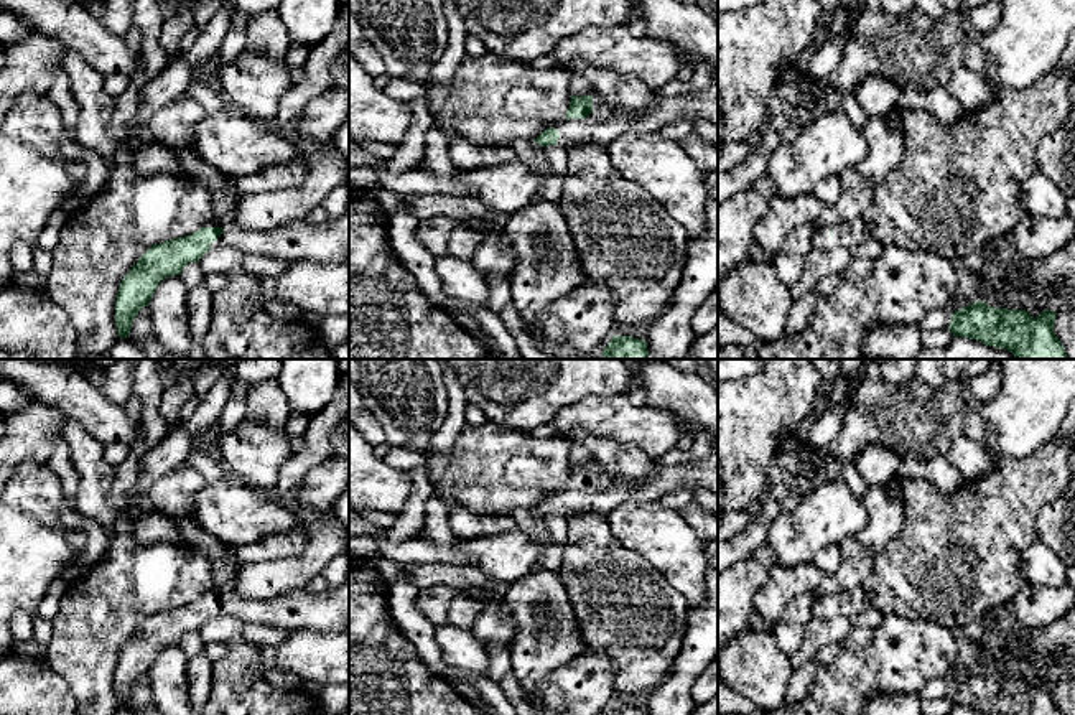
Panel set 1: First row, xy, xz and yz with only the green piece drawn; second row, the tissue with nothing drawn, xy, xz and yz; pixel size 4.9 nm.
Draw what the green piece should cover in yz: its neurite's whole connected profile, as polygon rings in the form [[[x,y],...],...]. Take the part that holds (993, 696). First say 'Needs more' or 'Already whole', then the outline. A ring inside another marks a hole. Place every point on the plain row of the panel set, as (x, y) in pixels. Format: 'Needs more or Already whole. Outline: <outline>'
Already whole. Outline: [[[976,671],[955,680],[948,699],[953,705],[986,715],[1062,715],[1054,702],[1055,687],[1052,679],[1032,687],[1026,679],[993,677]]]

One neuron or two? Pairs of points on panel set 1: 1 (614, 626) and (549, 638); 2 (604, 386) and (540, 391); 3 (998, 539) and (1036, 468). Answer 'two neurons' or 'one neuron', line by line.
1: two neurons
2: one neuron
3: one neuron

